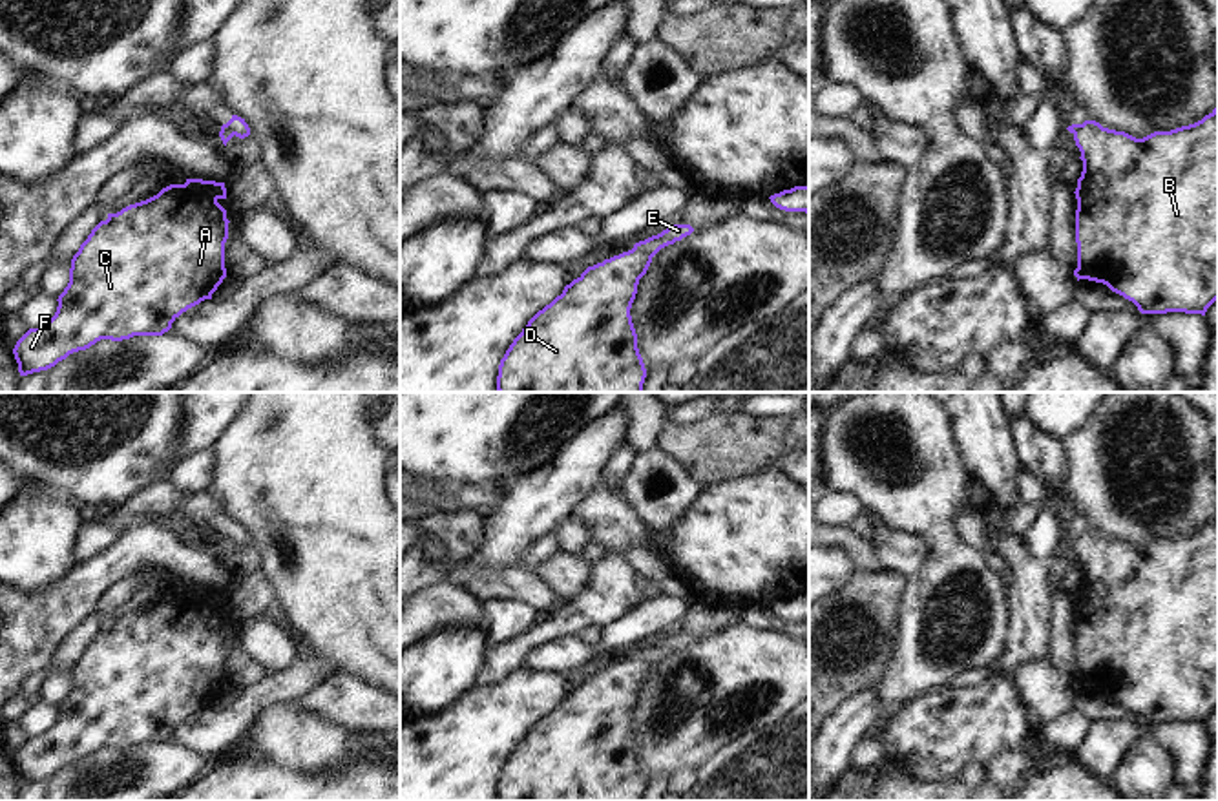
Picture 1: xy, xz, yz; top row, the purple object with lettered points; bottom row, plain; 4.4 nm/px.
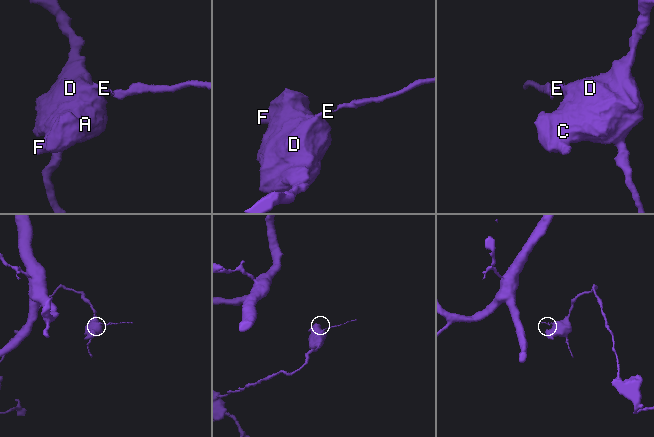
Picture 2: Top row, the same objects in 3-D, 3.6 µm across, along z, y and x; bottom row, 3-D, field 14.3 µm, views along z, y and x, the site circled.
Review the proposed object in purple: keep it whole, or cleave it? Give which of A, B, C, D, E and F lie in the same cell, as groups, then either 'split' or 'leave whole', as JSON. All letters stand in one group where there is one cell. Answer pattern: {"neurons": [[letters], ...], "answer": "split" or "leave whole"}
{"neurons": [["A", "B", "C", "D", "F"], ["E"]], "answer": "split"}

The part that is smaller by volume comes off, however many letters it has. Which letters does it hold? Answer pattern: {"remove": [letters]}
{"remove": ["E"]}

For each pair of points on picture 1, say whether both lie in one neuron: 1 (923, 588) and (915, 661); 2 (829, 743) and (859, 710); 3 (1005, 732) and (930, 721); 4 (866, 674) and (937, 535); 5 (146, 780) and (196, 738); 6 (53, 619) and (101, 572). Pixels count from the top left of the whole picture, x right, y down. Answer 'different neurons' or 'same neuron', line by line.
1: same neuron
2: same neuron
3: same neuron
4: different neurons
5: different neurons
6: same neuron

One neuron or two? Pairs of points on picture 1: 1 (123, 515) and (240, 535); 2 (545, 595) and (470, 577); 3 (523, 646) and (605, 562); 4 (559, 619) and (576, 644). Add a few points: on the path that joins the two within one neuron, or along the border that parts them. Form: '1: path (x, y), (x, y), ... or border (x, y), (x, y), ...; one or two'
1: path (152, 508), (201, 508), (210, 513); one
2: path (526, 586), (488, 582); one
3: path (548, 628), (566, 619), (598, 588); one
4: border (588, 634), (565, 634), (530, 652); two

